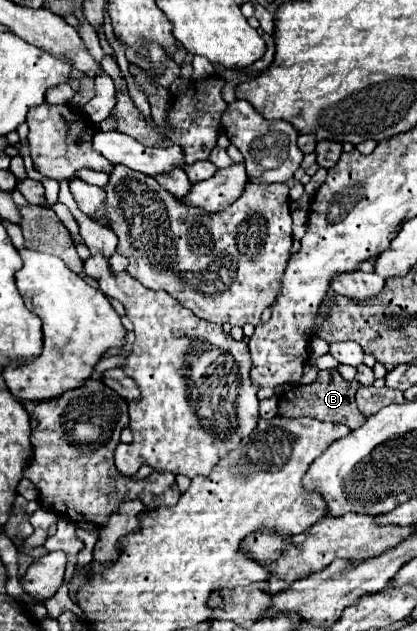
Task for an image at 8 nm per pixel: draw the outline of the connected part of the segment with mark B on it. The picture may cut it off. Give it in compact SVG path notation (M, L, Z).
M336 368L322 370L322 372L318 372L318 378L312 384L294 386L292 390L280 394L278 414L284 418L308 416L308 418L316 418L316 420L324 420L324 422L326 420L340 422L340 424L346 424L350 430L354 430L366 422L366 418L362 416L362 412L358 410L358 406L354 402L354 394L356 394L358 386L360 384L356 380L344 380Z

